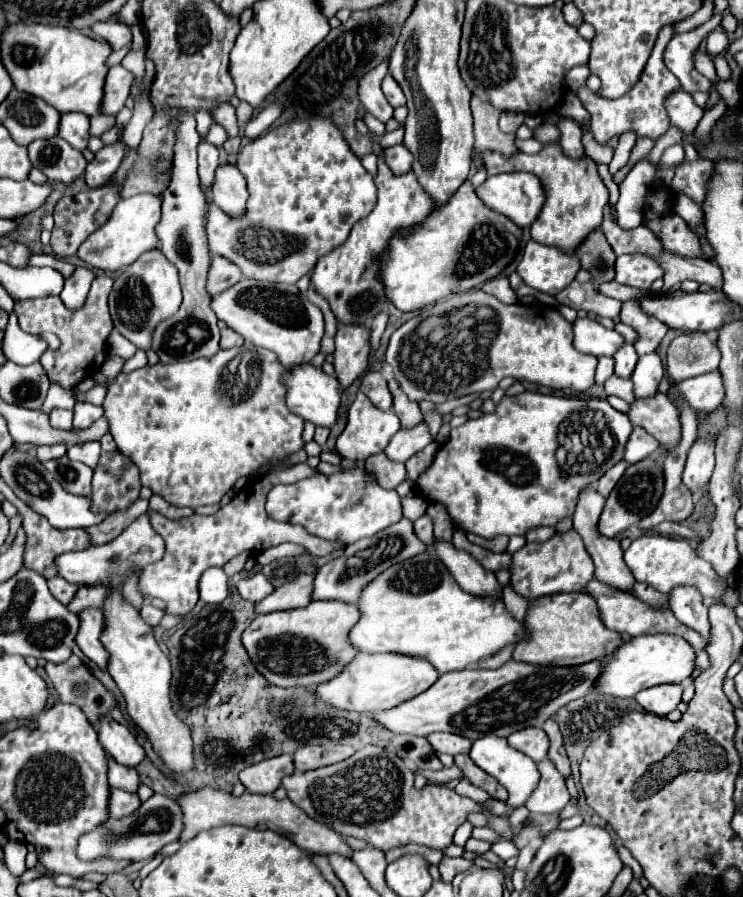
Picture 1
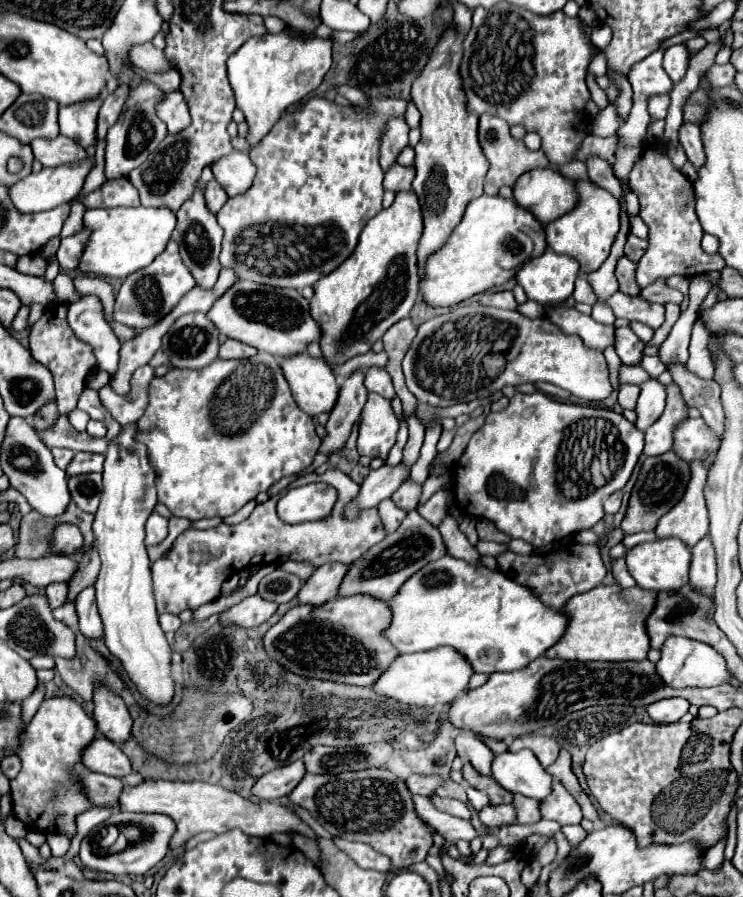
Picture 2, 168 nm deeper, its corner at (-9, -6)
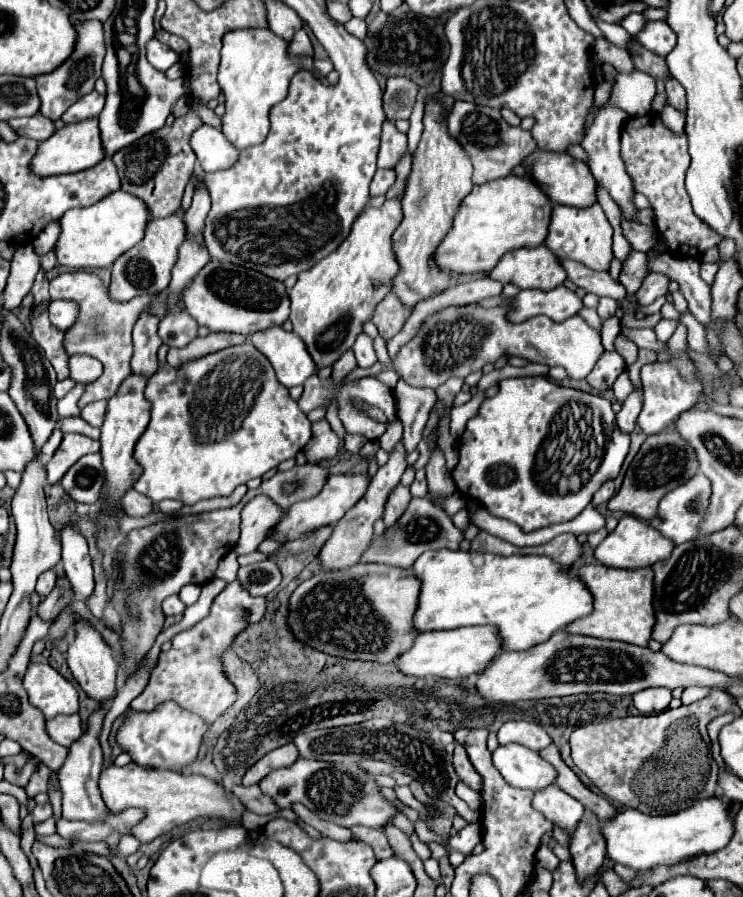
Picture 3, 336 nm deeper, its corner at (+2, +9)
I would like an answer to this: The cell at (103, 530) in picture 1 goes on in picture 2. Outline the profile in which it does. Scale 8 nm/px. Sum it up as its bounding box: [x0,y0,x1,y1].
[68,543,100,601]

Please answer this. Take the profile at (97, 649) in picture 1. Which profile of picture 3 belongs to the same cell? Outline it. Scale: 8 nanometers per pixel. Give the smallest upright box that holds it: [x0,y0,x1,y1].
[59,526,95,598]

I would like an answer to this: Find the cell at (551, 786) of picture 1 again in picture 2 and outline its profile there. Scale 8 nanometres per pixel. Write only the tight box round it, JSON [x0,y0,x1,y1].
[540,781,582,825]

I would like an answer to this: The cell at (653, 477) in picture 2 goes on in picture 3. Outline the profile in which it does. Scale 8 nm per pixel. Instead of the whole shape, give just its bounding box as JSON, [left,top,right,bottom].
[609,430,699,520]

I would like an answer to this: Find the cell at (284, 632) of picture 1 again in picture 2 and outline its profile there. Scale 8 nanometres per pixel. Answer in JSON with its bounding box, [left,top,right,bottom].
[262,595,398,687]

